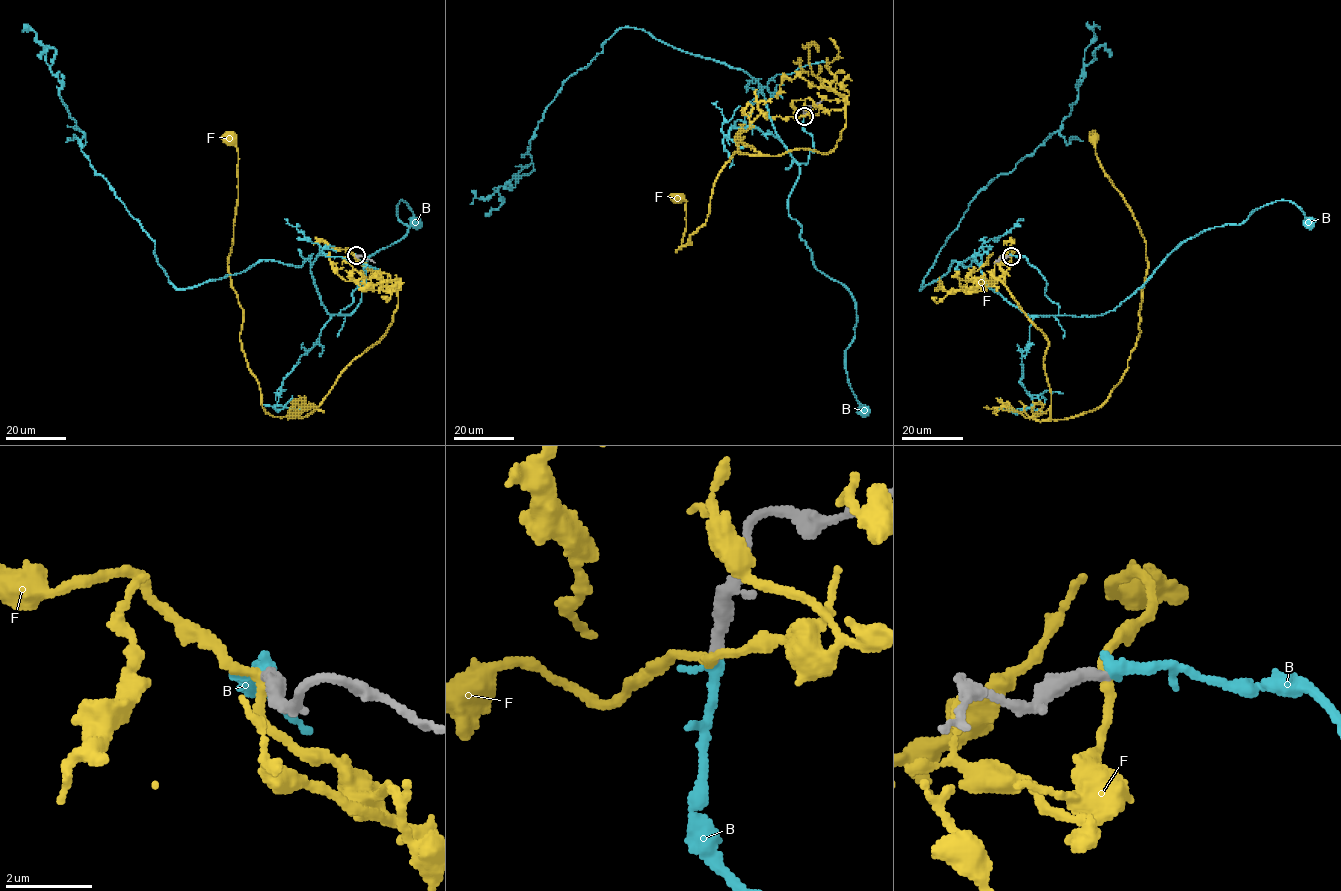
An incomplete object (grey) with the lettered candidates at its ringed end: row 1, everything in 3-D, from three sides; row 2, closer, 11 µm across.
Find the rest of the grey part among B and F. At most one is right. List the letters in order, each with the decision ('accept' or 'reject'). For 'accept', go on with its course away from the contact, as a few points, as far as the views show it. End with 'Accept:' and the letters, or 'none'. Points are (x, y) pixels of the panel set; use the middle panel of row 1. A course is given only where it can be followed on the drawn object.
B: accept | via (804, 116), (814, 148), (800, 164), (789, 215), (801, 227), (814, 266), (855, 302), (845, 368), (863, 410)
F: reject
Accept: B

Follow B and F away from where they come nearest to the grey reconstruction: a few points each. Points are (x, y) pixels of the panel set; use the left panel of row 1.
B: (356, 255), (365, 282), (352, 313), (341, 314), (366, 260), (407, 233), (400, 200), (415, 223)
F: (356, 255), (396, 282), (392, 322), (313, 410), (270, 415), (241, 347), (227, 265), (238, 192), (228, 138)

